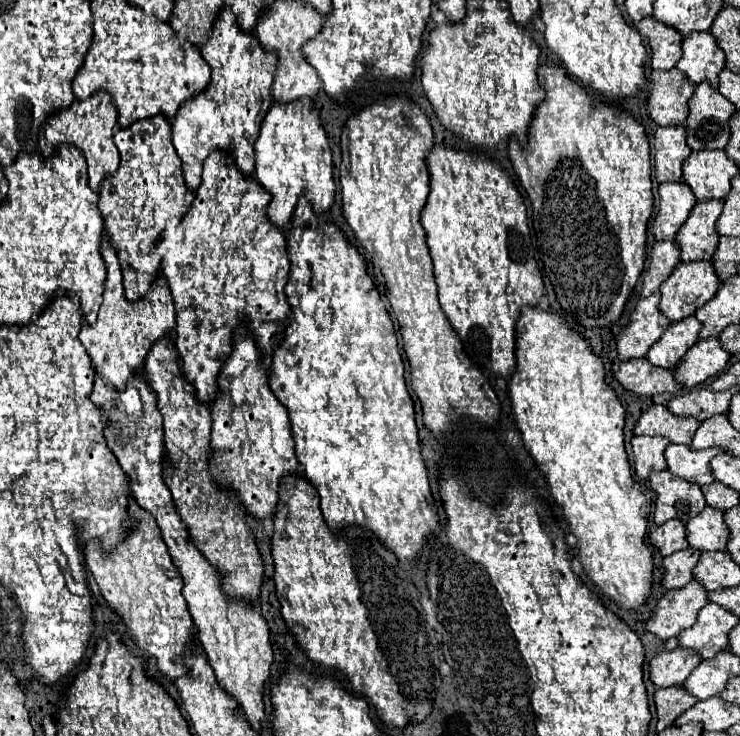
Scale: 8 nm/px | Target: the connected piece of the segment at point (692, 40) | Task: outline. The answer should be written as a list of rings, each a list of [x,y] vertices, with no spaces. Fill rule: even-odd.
[[[710,32],[690,34],[682,40],[682,58],[676,68],[692,82],[700,84],[704,80],[710,82],[712,88],[718,86],[718,74],[724,68],[724,52],[718,48],[714,36]]]

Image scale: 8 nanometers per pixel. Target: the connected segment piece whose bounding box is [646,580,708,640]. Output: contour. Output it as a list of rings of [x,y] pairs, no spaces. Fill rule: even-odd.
[[[692,580],[684,588],[670,590],[658,600],[650,620],[646,622],[646,628],[660,640],[674,638],[684,628],[690,628],[694,624],[698,610],[704,608],[706,604],[708,604],[706,590],[698,586],[696,580]]]

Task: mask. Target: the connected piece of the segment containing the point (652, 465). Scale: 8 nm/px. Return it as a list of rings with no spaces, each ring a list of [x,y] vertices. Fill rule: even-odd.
[[[634,436],[632,438],[632,454],[634,454],[634,470],[640,480],[646,480],[650,472],[664,470],[664,450],[670,444],[666,438],[658,436]]]

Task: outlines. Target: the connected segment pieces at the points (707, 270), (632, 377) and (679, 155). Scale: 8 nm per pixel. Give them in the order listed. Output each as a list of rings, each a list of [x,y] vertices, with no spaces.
[[[680,262],[660,286],[660,312],[678,322],[694,313],[720,288],[712,262]]]
[[[646,358],[628,360],[620,364],[614,378],[630,392],[642,396],[654,396],[662,392],[678,392],[682,386],[674,380],[672,372],[666,368],[652,366]]]
[[[682,126],[658,128],[654,134],[654,170],[658,182],[680,182],[682,180],[682,162],[690,156],[686,144],[686,132]]]

